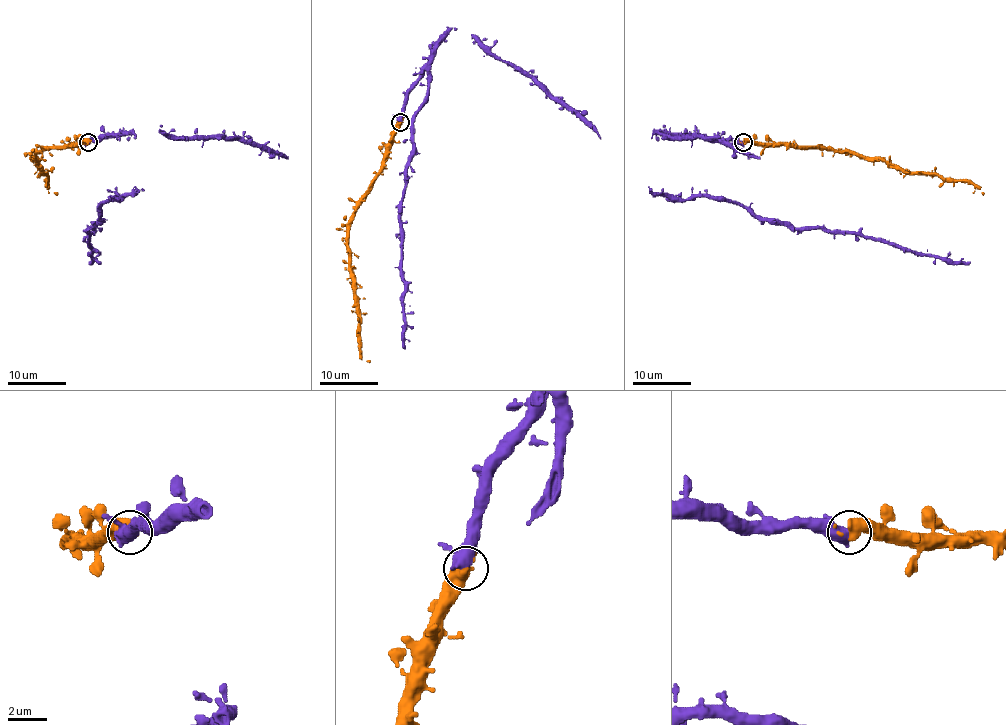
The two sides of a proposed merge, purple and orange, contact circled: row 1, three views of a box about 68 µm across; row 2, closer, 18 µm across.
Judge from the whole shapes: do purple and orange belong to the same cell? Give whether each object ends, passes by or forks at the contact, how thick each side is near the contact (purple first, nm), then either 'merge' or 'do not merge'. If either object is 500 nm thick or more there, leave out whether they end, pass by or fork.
calibres 440 and 600 nm; merge

